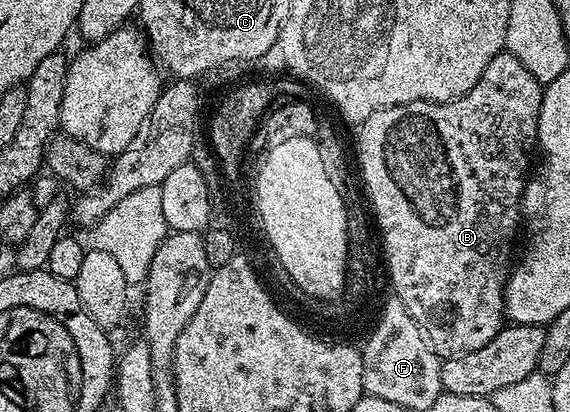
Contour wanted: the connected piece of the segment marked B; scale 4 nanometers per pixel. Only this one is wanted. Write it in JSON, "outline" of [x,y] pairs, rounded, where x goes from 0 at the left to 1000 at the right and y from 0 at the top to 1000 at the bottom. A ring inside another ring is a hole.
{"outline":[[[886,121],[860,141],[860,160],[846,170],[846,189],[839,189],[839,199],[816,233],[774,252],[735,243],[705,257],[684,257],[649,277],[649,286],[630,294],[632,323],[625,330],[625,379],[632,386],[632,417],[639,425],[639,447],[646,454],[646,476],[653,483],[660,534],[667,541],[667,573],[674,580],[670,621],[677,633],[677,660],[681,650],[681,670],[688,677],[688,699],[695,706],[689,709],[693,726],[707,733],[726,782],[733,782],[733,791],[744,803],[758,847],[774,869],[809,864],[825,859],[825,850],[840,850],[886,794],[884,699],[891,689],[891,663],[902,631],[898,590],[905,583],[905,551],[911,556],[916,544],[919,449],[930,425],[926,376],[932,369],[935,376],[942,357],[944,277],[953,235],[951,206],[916,160],[916,150],[909,150],[909,141],[902,141]]]}

